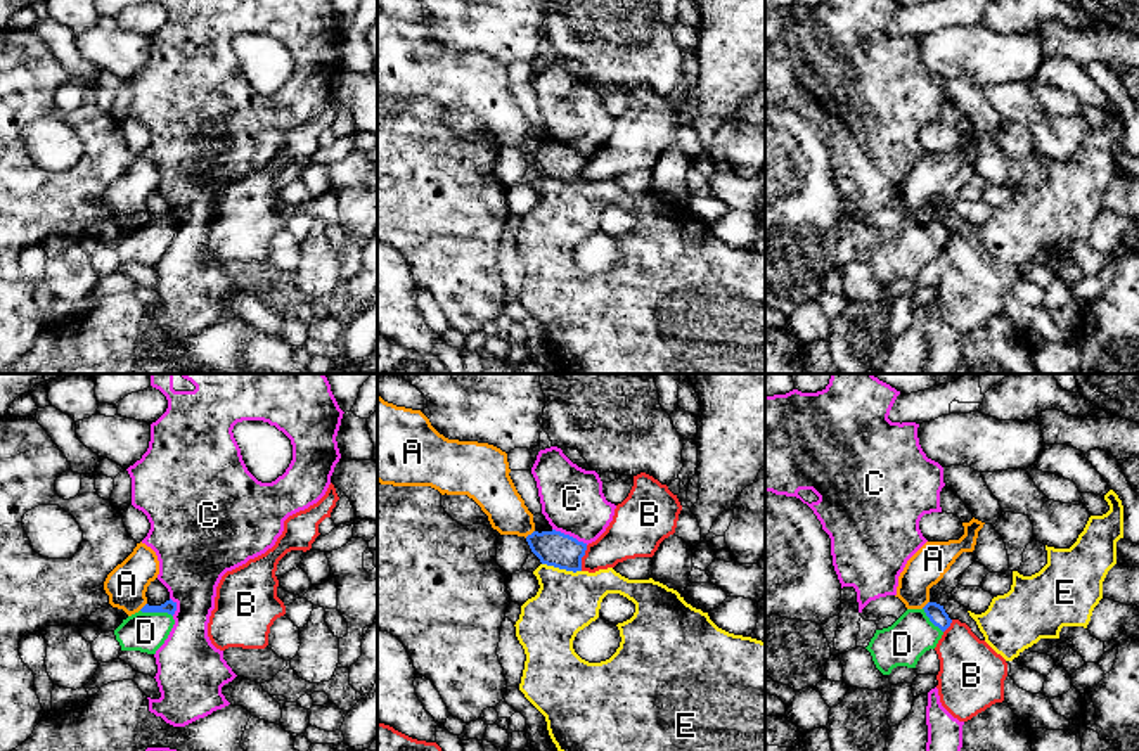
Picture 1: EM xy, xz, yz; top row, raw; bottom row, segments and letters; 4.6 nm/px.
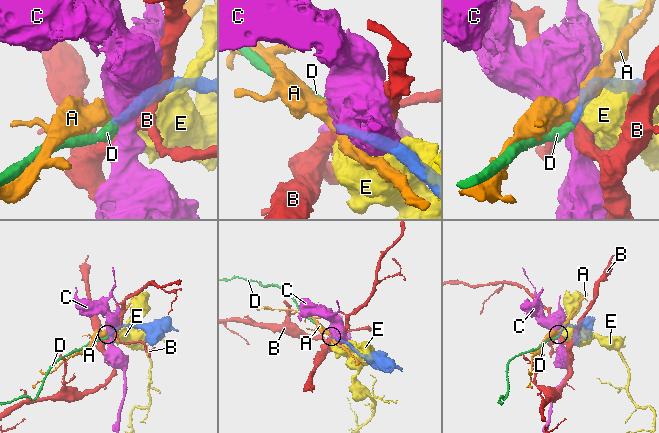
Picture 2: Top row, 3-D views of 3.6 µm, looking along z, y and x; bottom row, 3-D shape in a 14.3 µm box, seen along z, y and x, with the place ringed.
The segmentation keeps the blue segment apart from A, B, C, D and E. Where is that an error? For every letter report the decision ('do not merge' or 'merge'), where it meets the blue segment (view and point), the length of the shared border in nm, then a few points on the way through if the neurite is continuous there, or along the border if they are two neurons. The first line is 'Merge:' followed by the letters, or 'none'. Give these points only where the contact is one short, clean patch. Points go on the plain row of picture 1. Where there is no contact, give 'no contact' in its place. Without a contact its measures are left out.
Merge: D
A: do not merge | xz (528, 147) | 60 nm | along xz (534, 142), (525, 149)
B: do not merge | xz (582, 168) | 120 nm | along xz (587, 158), (580, 182)
C: do not merge | xz (568, 147) | 180 nm
D: merge | xy (156, 224) | 160 nm | across xy (168, 218), (156, 224), (156, 232), (146, 244)
E: do not merge | xz (561, 180) | 190 nm

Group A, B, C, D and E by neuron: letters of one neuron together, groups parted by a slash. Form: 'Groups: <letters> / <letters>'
Groups: A / B / C / D / E

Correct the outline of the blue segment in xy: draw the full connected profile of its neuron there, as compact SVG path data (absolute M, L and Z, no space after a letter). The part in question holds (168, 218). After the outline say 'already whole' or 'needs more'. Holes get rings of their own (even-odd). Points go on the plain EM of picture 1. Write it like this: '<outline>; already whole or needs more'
M170 211L161 218L145 216L138 225L123 232L114 242L121 263L156 266L175 237L175 223L177 215Z; needs more

